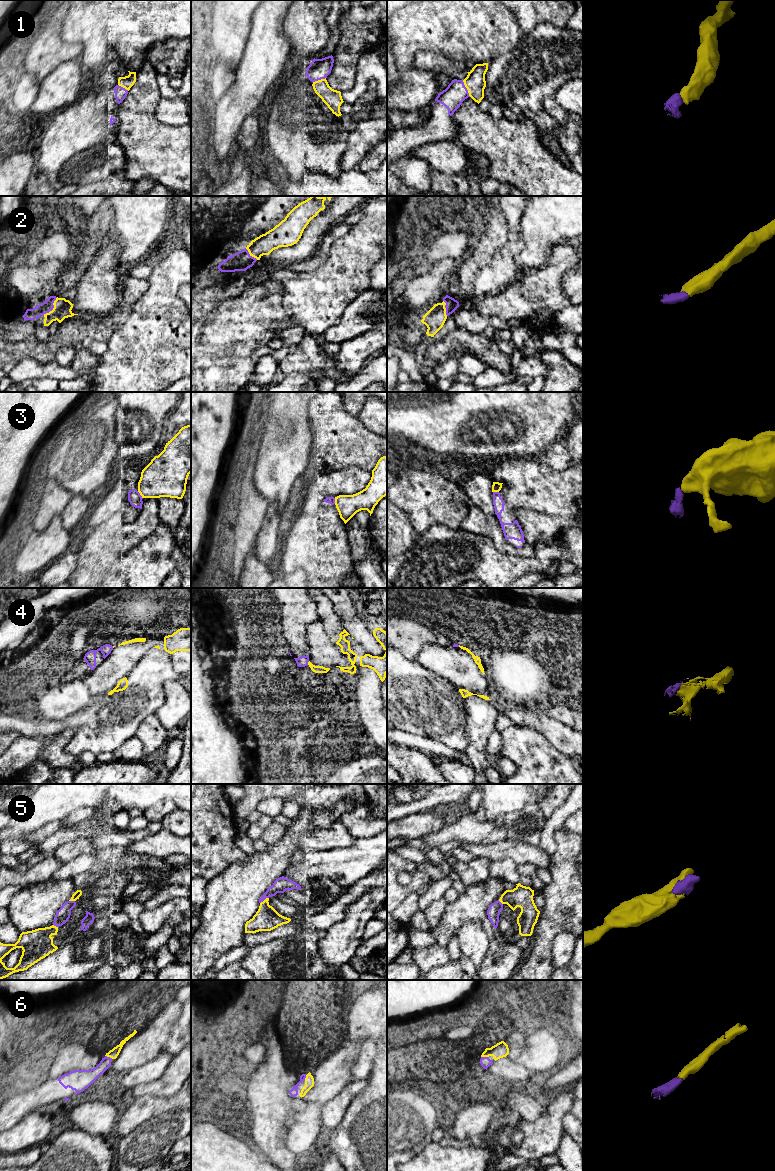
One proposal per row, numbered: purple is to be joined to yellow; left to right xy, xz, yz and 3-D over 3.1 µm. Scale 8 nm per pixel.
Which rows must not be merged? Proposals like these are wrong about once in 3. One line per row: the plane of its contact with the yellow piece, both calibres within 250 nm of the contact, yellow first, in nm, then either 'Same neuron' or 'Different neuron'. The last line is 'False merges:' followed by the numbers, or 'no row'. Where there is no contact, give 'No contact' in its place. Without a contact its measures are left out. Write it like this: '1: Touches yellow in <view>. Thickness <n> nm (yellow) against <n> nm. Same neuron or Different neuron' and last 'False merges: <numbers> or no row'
1: Touches yellow in yz. Thickness 160 nm (yellow) against 180 nm. Same neuron
2: Touches yellow in xy. Thickness 140 nm (yellow) against 90 nm. Same neuron
3: Touches yellow in xy. Thickness 340 nm (yellow) against 110 nm. Different neuron
4: Touches yellow in xz. Thickness 60 nm (yellow) against 90 nm. Different neuron
5: Touches yellow in xz. Thickness 190 nm (yellow) against 120 nm. Same neuron
6: Touches yellow in xy. Thickness 70 nm (yellow) against 130 nm. Same neuron
False merges: 3, 4

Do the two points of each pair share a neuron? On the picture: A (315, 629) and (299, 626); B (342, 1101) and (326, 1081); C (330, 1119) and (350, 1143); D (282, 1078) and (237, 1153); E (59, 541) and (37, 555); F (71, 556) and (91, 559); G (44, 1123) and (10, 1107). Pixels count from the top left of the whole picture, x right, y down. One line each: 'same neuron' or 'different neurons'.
A: different neurons
B: different neurons
C: different neurons
D: different neurons
E: same neuron
F: different neurons
G: different neurons

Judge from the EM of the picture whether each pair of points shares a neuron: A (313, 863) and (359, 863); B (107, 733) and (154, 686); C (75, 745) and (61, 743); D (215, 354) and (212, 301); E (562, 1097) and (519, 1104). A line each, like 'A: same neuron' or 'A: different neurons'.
A: same neuron
B: same neuron
C: different neurons
D: different neurons
E: different neurons

